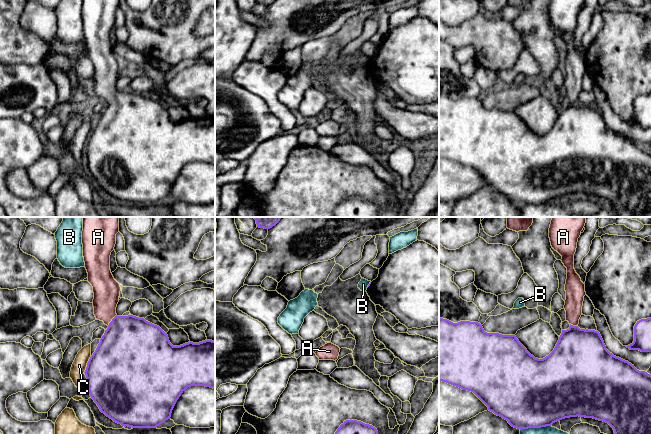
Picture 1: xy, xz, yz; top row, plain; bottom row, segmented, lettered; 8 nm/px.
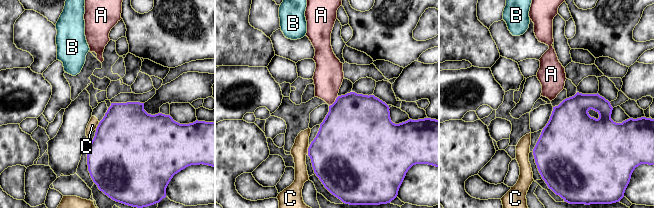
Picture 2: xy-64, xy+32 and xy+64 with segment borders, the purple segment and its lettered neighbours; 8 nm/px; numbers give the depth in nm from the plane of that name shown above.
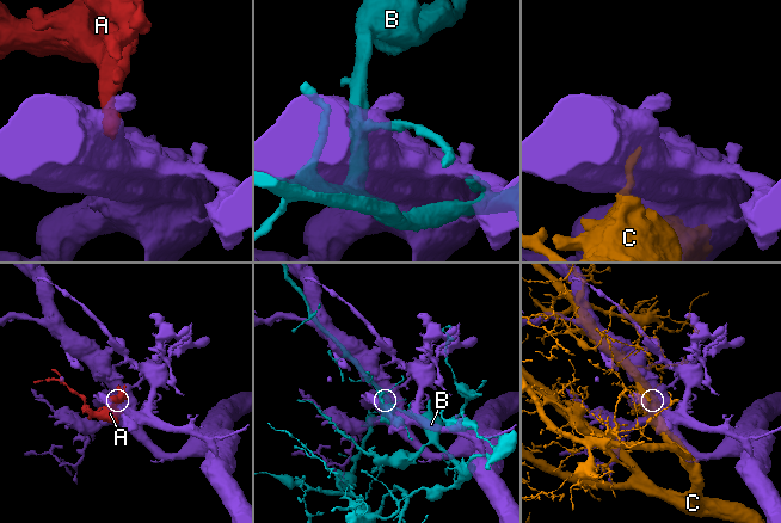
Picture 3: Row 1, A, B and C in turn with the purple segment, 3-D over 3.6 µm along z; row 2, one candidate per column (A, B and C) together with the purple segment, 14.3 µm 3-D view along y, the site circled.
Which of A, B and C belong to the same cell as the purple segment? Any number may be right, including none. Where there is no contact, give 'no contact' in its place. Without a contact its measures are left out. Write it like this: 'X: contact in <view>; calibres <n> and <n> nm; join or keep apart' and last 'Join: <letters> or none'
A: contact in xy; calibres 460 and 220 nm; join
B: contact in yz; calibres 500 and 60 nm; keep apart
C: contact in xy; calibres 500 and 120 nm; keep apart
Join: A

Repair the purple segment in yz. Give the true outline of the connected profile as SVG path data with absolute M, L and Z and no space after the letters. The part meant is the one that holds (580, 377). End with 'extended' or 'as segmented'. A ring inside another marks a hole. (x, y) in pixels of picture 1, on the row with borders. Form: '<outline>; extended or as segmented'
M552 217L549 238L567 268L564 309L570 327L562 330L554 350L545 358L531 355L515 335L487 333L478 322L453 323L439 317L439 381L473 392L495 415L517 429L541 428L570 417L593 418L608 423L615 434L651 434L651 375L610 353L598 331L580 329L585 284L574 269L574 254L586 217Z; extended

